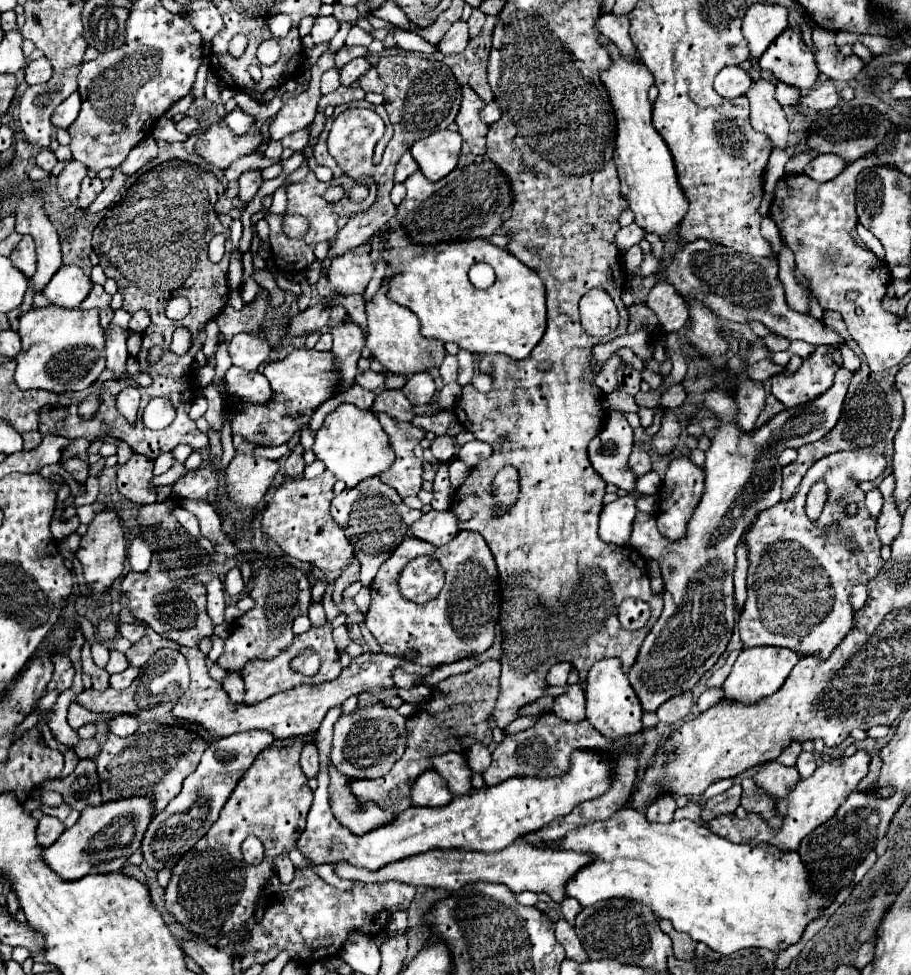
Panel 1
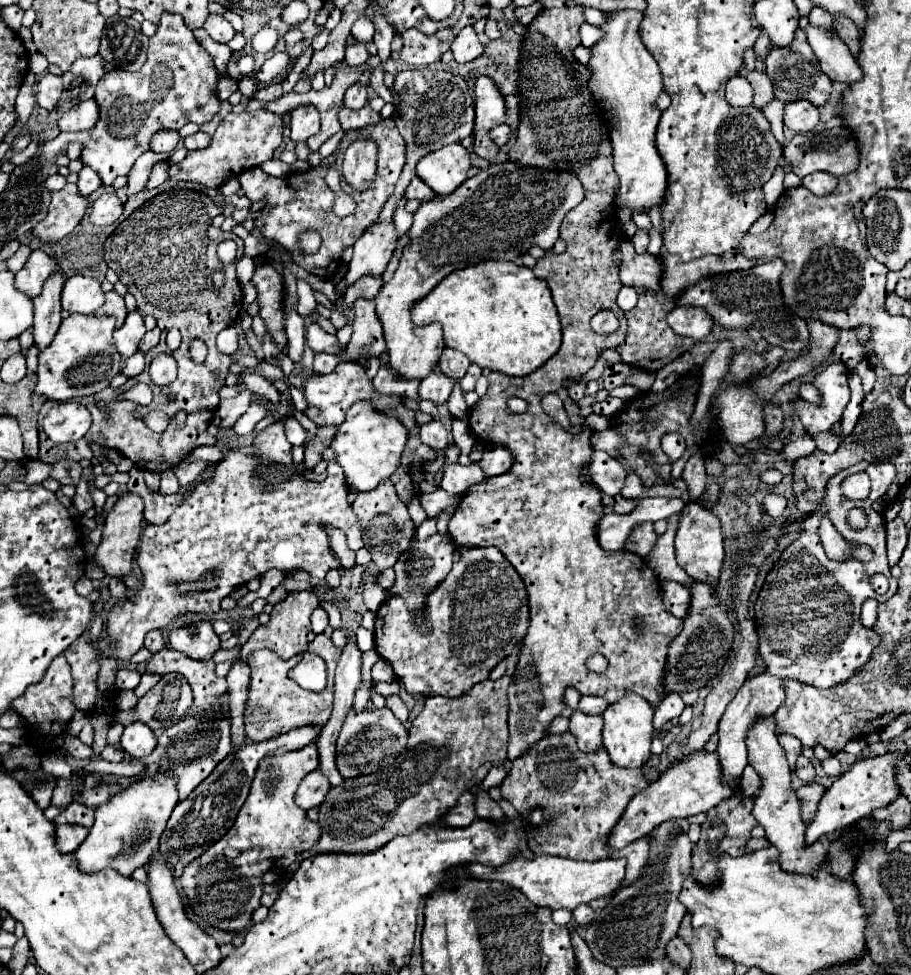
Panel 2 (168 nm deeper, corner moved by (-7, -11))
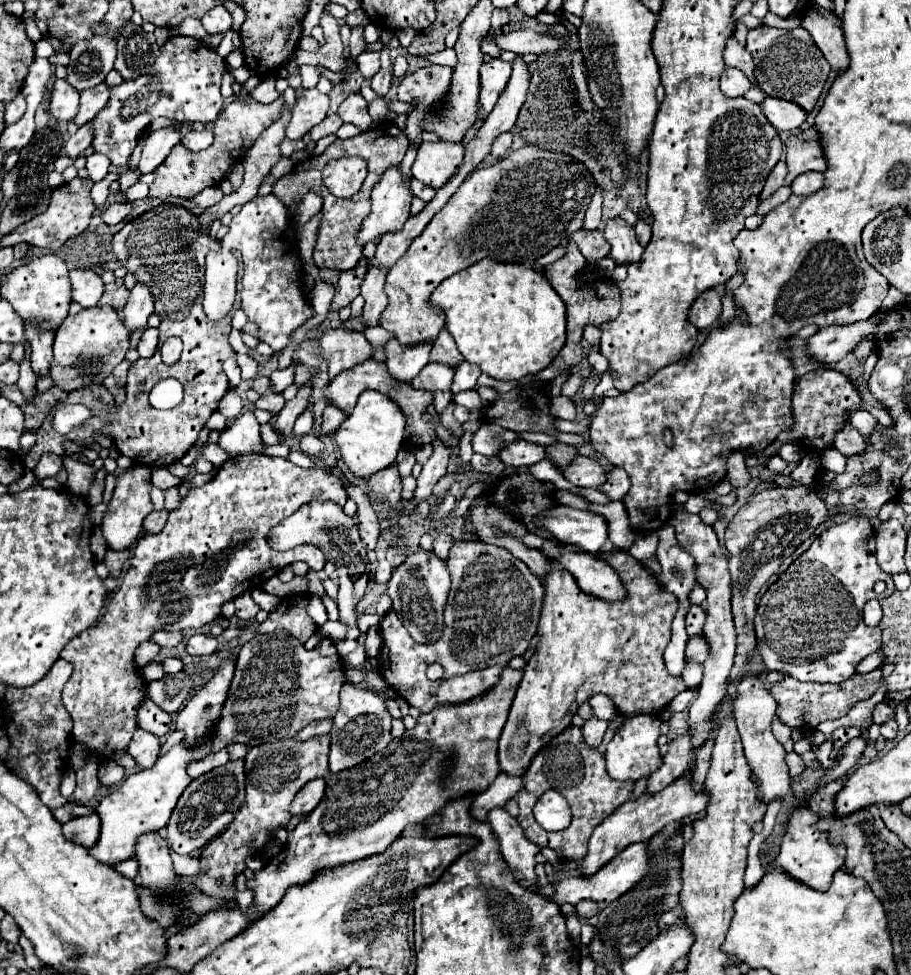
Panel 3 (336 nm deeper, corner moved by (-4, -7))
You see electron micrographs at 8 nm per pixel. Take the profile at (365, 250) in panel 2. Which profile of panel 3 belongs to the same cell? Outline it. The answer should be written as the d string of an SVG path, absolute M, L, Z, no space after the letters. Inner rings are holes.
M400 164L390 166L372 188L372 212L358 232L358 242L366 244L368 240L398 232L410 216L410 180L400 172Z

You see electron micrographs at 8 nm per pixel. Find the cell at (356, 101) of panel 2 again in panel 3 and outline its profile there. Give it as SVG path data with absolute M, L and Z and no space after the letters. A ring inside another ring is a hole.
M350 94L340 106L338 106L338 116L344 122L350 122L360 128L360 132L368 132L376 126L376 122L368 114L368 104L362 98L362 94Z

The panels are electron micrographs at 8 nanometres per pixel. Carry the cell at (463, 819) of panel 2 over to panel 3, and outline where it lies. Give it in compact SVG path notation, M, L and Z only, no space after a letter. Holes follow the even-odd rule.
M498 774L494 784L490 784L490 788L482 794L474 796L474 804L472 804L472 816L476 820L486 820L488 812L492 808L504 808L508 800L512 800L520 790L524 788L522 778L518 776L508 776L508 774Z

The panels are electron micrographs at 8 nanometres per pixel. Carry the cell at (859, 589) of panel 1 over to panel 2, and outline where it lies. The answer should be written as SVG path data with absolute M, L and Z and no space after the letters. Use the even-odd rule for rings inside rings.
M865 600L861 608L861 622L863 626L873 626L877 618L877 600Z

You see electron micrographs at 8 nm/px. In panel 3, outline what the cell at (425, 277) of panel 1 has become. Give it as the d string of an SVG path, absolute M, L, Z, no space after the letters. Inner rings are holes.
M490 258L480 260L480 262L476 262L474 266L468 266L466 270L458 272L458 274L454 274L454 276L450 276L450 278L446 278L446 282L442 282L442 284L438 286L438 290L434 290L434 294L432 294L432 304L444 308L444 312L446 312L446 328L448 328L448 332L452 334L452 338L456 340L458 350L462 352L464 360L468 360L468 362L472 362L472 364L478 364L482 372L486 372L490 378L496 378L496 380L520 380L520 378L524 378L524 376L528 376L528 374L538 374L538 372L542 372L542 370L556 358L556 354L560 352L560 348L566 344L566 304L564 304L564 300L556 294L556 290L552 288L552 284L550 284L542 274L538 274L536 270L526 268L526 266L502 264L502 262L494 262L494 260L490 260Z

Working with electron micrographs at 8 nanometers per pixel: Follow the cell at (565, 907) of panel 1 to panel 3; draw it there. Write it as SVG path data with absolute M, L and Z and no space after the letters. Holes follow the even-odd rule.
M582 900L576 904L576 912L582 918L592 918L598 914L598 904L594 900Z

